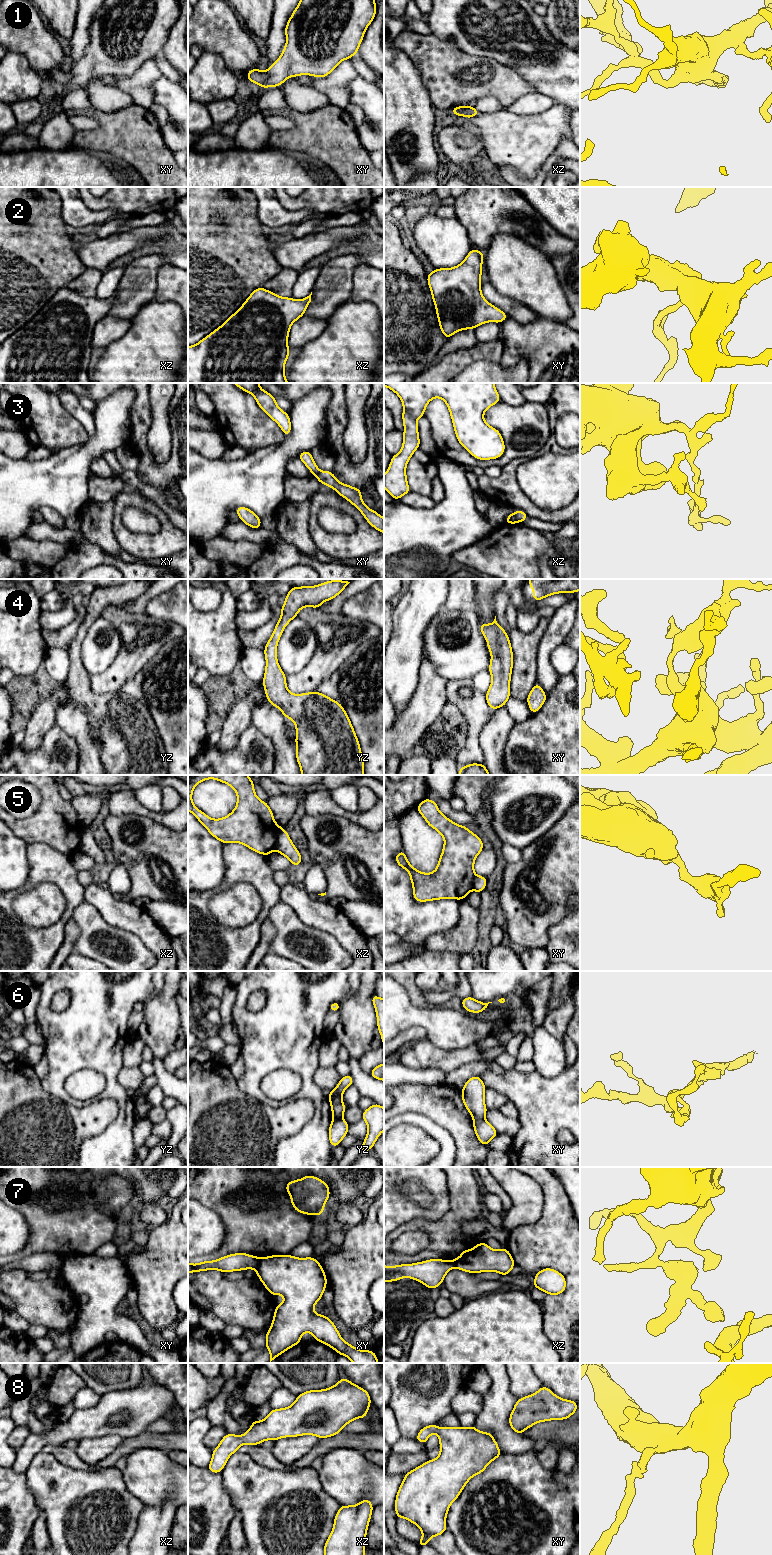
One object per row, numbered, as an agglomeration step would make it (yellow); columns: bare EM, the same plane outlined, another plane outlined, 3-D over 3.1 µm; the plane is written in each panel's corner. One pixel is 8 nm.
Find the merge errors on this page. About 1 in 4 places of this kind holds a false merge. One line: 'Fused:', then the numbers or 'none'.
Fused: 3, 5, 6, 7

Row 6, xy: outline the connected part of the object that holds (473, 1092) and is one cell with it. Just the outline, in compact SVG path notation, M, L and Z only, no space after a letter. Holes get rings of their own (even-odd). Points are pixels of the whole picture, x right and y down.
M480 1076L469 1078L460 1091L463 1103L473 1119L485 1118L488 1110L484 1103L486 1087Z

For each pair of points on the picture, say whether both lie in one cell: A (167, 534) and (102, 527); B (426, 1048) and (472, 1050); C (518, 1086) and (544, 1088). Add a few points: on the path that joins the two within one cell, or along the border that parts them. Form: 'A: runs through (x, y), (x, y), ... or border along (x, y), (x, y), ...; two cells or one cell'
A: border along (113, 505), (113, 535), (123, 549); two cells
B: runs through (437, 1056), (461, 1056); one cell
C: runs through (524, 1088), (538, 1088); one cell

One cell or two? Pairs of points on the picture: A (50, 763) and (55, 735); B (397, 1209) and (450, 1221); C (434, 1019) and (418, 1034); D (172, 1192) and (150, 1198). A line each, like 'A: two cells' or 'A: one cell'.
A: one cell
B: two cells
C: two cells
D: two cells

